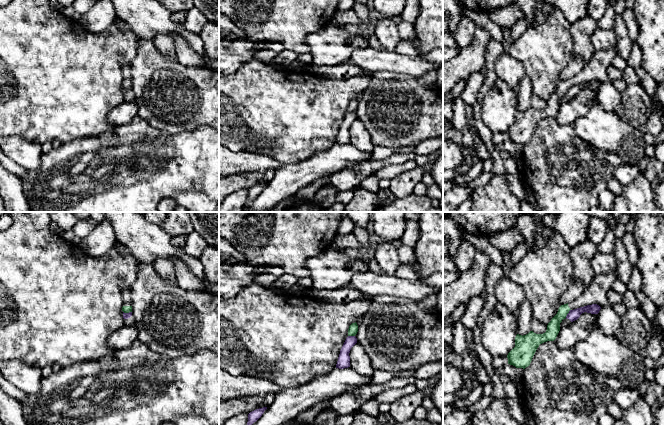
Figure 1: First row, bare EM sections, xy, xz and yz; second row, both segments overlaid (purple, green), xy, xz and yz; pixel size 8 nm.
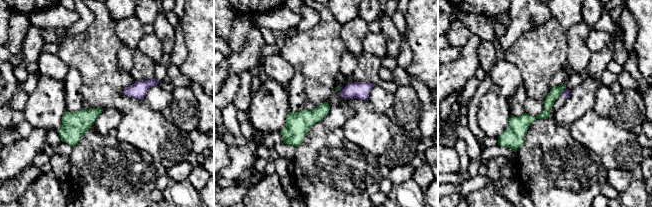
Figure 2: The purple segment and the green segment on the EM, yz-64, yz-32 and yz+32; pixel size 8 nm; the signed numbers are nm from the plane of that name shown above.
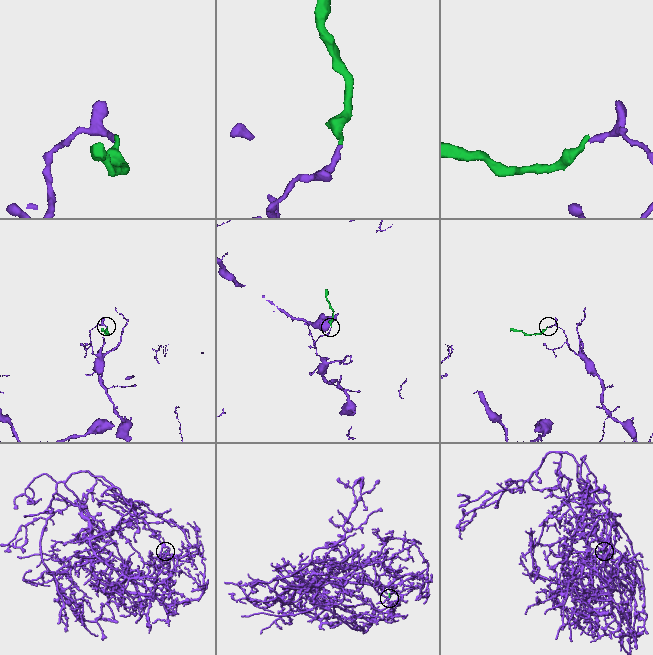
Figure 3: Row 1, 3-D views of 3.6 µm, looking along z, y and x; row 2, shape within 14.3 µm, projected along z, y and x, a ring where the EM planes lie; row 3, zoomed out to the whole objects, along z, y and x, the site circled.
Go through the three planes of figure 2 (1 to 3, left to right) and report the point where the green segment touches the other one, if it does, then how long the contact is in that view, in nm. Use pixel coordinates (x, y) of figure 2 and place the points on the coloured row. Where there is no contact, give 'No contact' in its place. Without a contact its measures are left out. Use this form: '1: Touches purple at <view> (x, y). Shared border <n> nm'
1: No contact
2: No contact
3: Touches purple at yz+32 (563, 91). Shared border 50 nm

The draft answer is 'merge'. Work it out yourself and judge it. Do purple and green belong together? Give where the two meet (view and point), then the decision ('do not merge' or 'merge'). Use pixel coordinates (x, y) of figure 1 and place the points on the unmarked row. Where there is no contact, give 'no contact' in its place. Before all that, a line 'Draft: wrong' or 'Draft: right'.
Draft: wrong
meets purple in yz at (568, 89); do not merge

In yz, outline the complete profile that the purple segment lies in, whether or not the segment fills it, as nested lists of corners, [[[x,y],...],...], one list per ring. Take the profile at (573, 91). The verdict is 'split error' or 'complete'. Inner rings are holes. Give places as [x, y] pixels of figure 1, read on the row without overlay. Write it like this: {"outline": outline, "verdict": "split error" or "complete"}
{"outline": [[[597,80],[587,81],[574,86],[570,86],[566,94],[569,95],[571,98],[573,98],[577,96],[580,93],[580,91],[584,88],[591,90],[598,90],[600,85],[601,83]]], "verdict": "complete"}

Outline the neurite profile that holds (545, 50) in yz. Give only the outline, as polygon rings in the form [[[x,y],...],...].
[[[555,6],[548,19],[542,24],[529,28],[512,44],[508,53],[522,63],[530,76],[534,94],[548,101],[557,90],[561,72],[567,67],[574,49],[573,38],[570,34],[570,24],[562,12]]]

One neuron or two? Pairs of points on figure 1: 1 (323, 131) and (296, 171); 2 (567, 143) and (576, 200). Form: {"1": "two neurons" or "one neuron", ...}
{"1": "two neurons", "2": "one neuron"}

